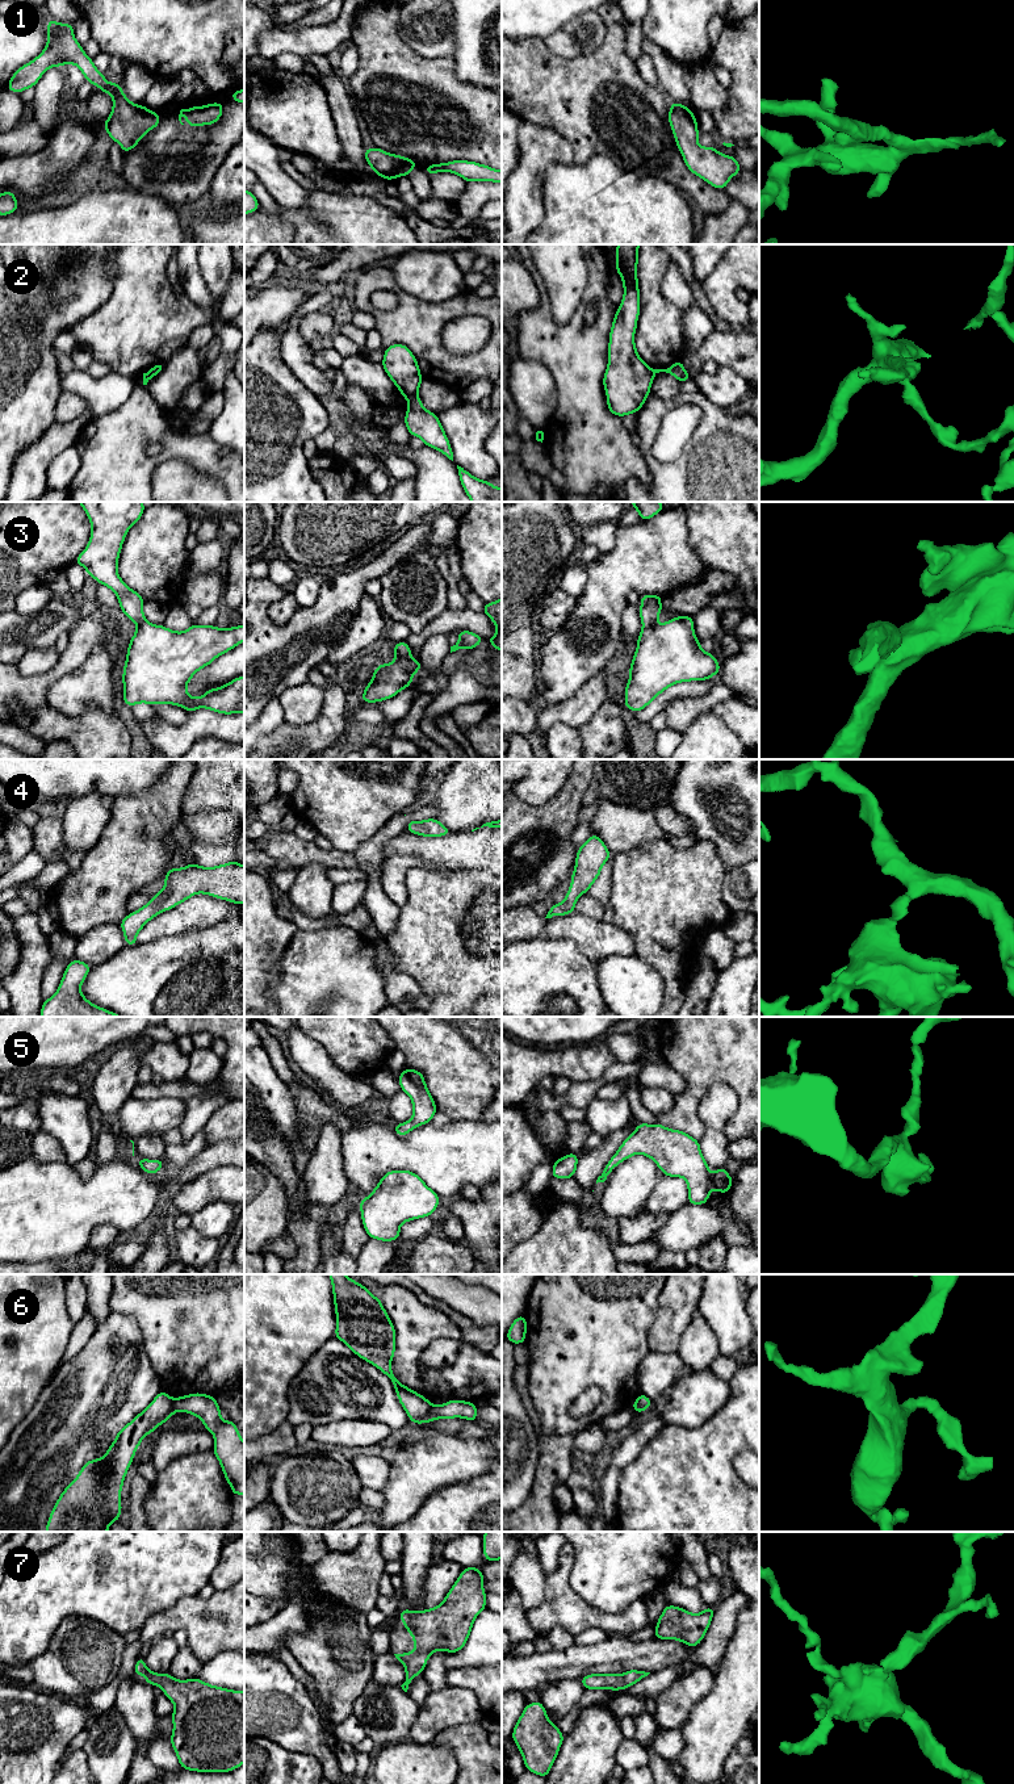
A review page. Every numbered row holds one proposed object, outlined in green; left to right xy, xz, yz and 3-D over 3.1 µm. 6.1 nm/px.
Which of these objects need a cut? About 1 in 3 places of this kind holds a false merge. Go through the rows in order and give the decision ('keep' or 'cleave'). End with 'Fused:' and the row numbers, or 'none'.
1: keep
2: cleave
3: keep
4: keep
5: keep
6: cleave
7: keep
Fused: 2, 6

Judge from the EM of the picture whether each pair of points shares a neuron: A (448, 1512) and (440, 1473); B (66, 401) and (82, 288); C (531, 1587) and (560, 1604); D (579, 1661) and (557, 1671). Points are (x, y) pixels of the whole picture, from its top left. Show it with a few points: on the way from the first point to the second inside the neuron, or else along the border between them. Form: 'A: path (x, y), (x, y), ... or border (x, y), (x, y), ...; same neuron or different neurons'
A: border (472, 1477), (440, 1487), (419, 1507); different neurons
B: border (62, 390), (53, 421); different neurons
C: border (545, 1577), (544, 1598), (526, 1615); different neurons
D: path (574, 1662), (562, 1666); same neuron

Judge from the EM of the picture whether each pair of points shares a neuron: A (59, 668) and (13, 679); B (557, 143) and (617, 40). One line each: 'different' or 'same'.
A: same
B: different

